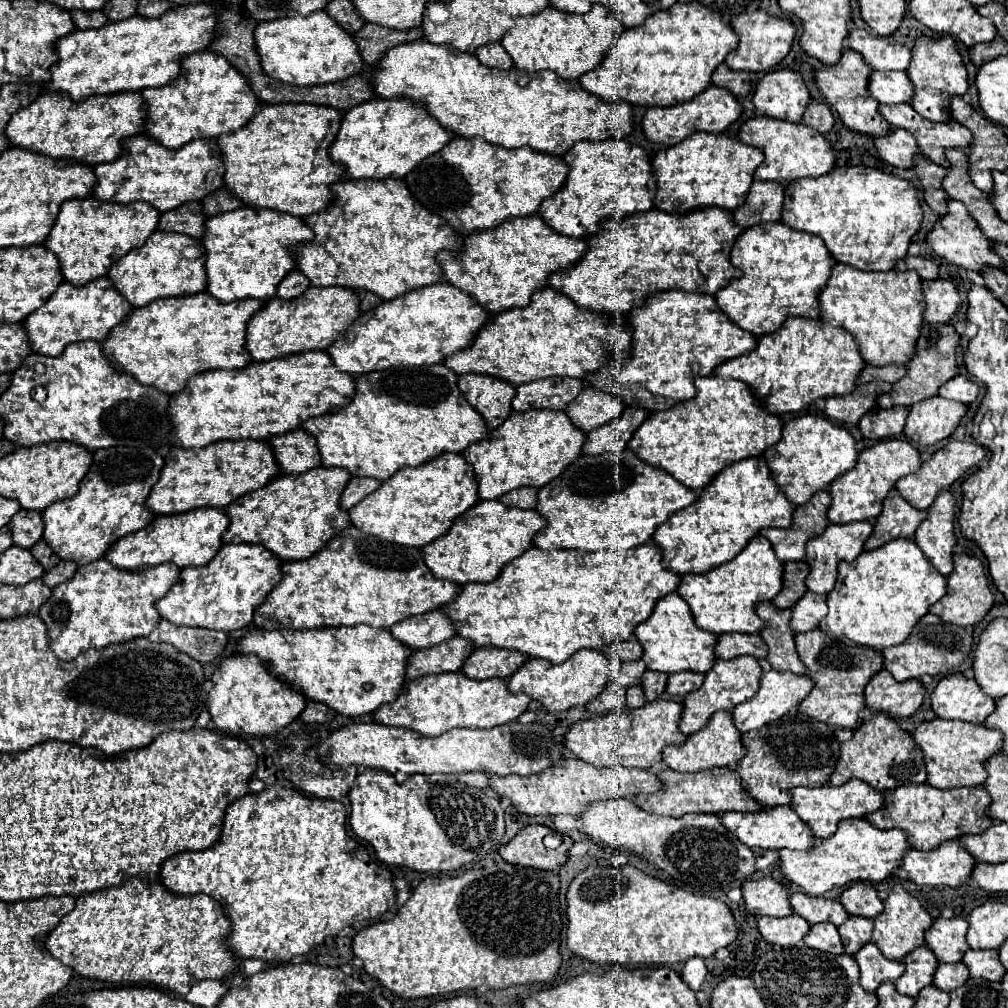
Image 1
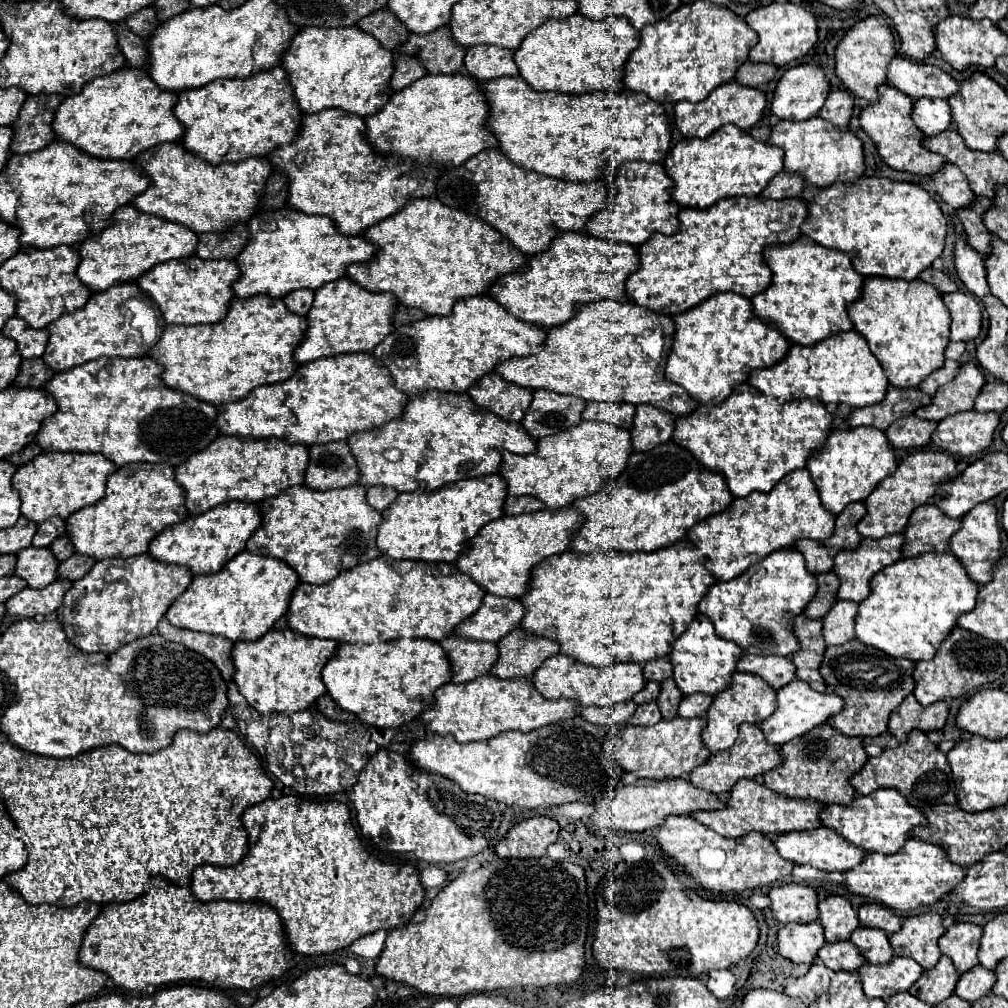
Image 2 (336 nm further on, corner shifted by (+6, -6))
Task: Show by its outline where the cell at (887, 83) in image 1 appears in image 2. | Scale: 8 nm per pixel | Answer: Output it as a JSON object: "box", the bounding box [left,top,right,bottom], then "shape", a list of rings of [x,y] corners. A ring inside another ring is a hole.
{"box":[912,99,954,135],"shape":[[[916,99],[912,119],[926,135],[940,135],[954,127],[950,105],[940,99]]]}

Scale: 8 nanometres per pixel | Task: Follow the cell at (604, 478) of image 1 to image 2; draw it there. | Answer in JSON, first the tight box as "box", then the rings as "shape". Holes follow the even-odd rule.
{"box":[572,443,734,553],"shape":[[[664,443],[654,447],[652,451],[632,453],[626,469],[618,479],[610,483],[608,489],[578,499],[574,507],[586,517],[586,523],[580,531],[576,531],[572,539],[572,549],[578,553],[594,553],[598,549],[616,549],[616,551],[658,551],[676,541],[682,541],[688,535],[688,529],[698,521],[710,517],[712,513],[724,511],[732,503],[734,495],[728,491],[724,477],[718,471],[710,471],[704,467],[688,449],[676,443]]]}

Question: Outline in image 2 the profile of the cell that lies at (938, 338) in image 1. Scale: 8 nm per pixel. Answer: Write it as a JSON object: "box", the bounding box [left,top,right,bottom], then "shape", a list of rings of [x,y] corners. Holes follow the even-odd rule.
{"box":[914,363,984,421],"shape":[[[974,363],[960,367],[960,375],[936,391],[928,407],[920,407],[914,415],[922,419],[940,421],[960,411],[970,411],[984,385],[984,373]]]}

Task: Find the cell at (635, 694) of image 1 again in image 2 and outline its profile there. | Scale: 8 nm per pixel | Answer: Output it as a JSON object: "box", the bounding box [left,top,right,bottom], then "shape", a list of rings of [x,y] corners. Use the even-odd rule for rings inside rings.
{"box":[628,703,662,725],"shape":[[[648,703],[648,705],[638,705],[636,713],[632,715],[632,719],[628,719],[630,725],[656,725],[662,719],[660,709],[656,703]]]}

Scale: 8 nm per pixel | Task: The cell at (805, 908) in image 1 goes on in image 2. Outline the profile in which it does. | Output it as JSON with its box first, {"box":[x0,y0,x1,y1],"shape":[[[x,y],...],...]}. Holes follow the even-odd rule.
{"box":[818,895,860,943],"shape":[[[830,895],[818,905],[820,909],[820,923],[824,927],[824,935],[828,943],[850,941],[854,929],[860,927],[858,911],[850,905],[848,899],[840,895]]]}

